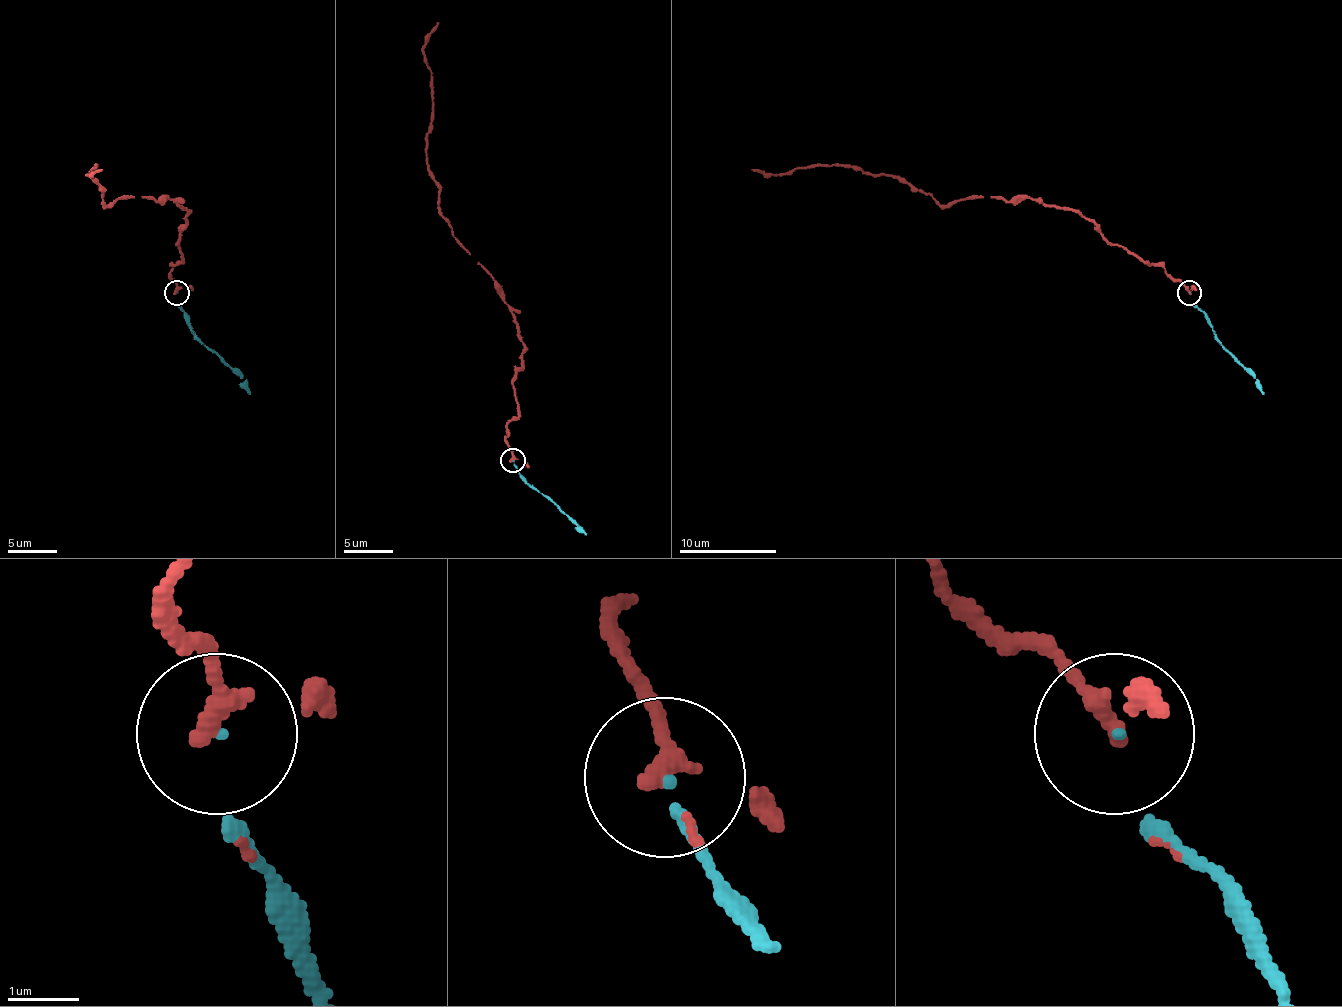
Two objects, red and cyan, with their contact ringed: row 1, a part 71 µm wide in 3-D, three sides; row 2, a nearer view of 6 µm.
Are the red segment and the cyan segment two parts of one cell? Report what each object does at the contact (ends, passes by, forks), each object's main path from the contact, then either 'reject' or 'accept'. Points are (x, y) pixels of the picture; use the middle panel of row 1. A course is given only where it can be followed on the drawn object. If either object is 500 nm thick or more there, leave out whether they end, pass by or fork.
red passes by; cyan ends; course red (512, 460), (512, 382), (524, 347), (514, 313), (441, 213), (427, 162), (424, 38), (439, 23); course cyan (512, 460), (529, 484), (585, 535); accept

